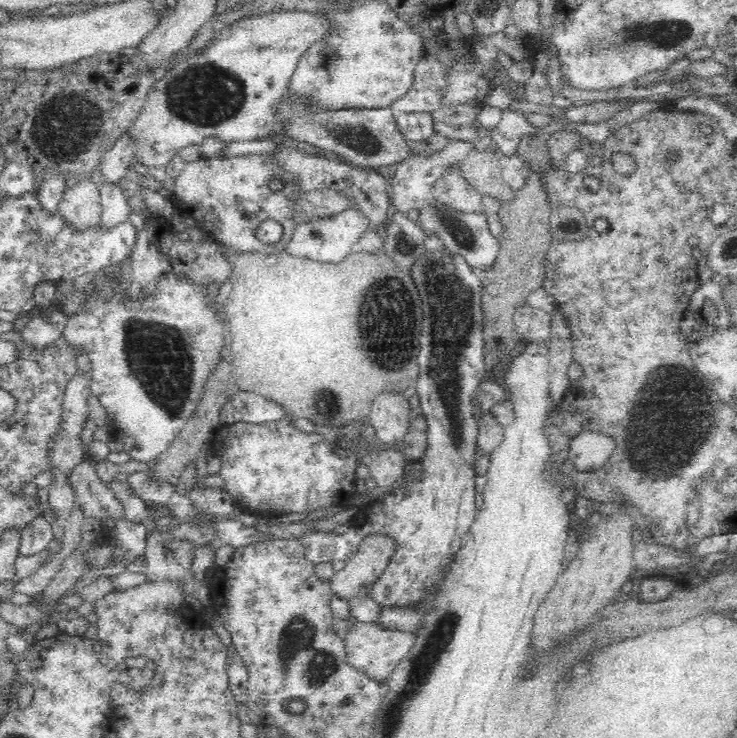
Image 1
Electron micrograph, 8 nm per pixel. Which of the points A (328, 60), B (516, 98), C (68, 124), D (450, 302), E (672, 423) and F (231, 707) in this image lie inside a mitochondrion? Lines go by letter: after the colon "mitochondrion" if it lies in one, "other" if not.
A: mitochondrion
B: other
C: mitochondrion
D: mitochondrion
E: mitochondrion
F: other

